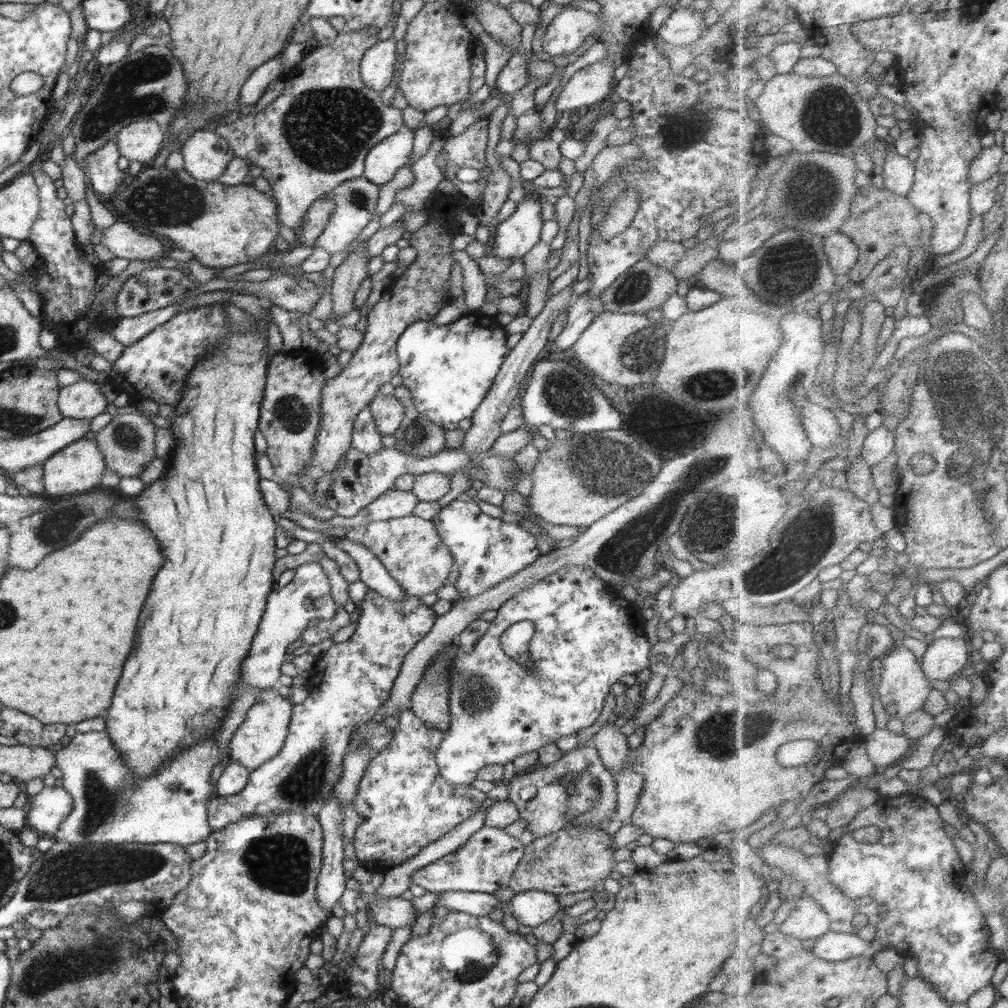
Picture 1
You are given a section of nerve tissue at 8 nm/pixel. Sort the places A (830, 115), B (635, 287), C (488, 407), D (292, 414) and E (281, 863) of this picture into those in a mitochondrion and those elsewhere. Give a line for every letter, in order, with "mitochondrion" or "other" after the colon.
A: mitochondrion
B: mitochondrion
C: other
D: mitochondrion
E: mitochondrion

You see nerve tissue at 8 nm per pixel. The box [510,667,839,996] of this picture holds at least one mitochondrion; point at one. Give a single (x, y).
(575, 794)

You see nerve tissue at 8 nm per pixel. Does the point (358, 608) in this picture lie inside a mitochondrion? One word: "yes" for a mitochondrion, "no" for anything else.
no

